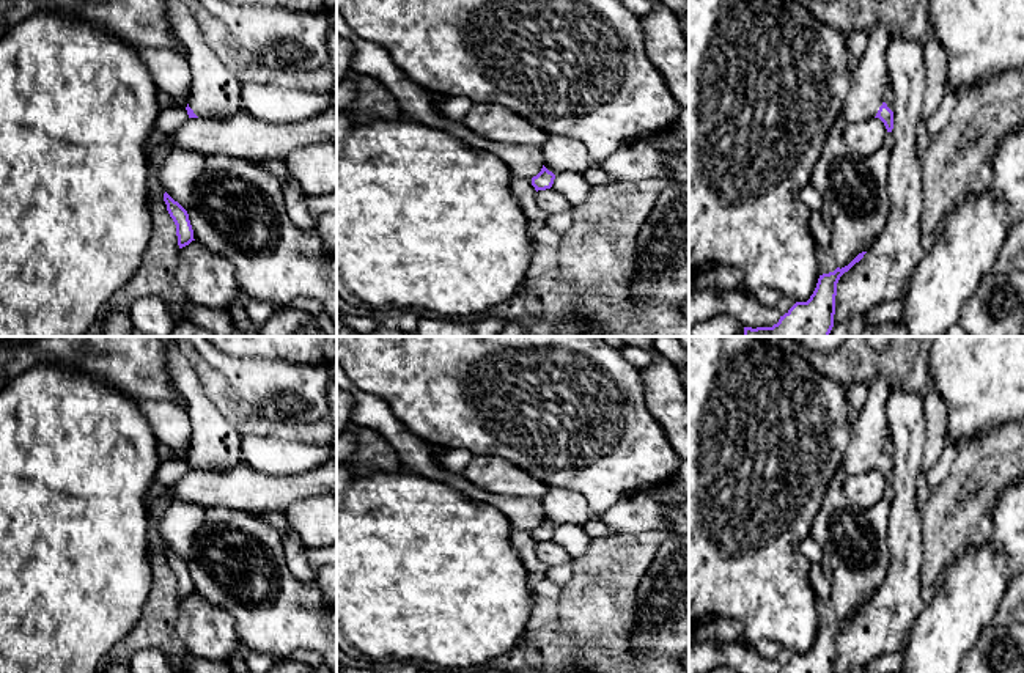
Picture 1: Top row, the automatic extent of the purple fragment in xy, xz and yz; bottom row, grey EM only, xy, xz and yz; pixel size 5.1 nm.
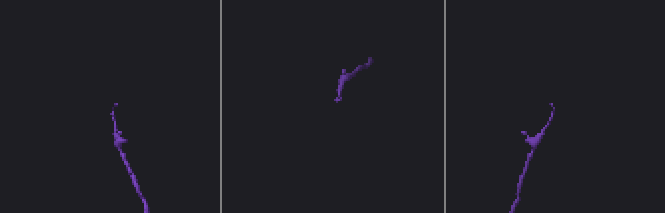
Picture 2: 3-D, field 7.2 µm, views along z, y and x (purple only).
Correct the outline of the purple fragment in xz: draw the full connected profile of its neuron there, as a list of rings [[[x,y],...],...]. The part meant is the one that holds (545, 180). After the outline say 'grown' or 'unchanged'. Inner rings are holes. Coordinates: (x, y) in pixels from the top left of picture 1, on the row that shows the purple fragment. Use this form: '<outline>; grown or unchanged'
[[[551,135],[541,145],[544,165],[541,171],[532,178],[535,190],[551,189],[558,173],[574,171],[584,173],[595,165],[588,149],[579,140],[563,135]]]; grown

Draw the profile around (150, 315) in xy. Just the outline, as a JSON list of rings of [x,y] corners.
[[[145,296],[134,300],[127,307],[127,313],[134,330],[148,336],[168,336],[176,325],[170,305],[154,296]]]

